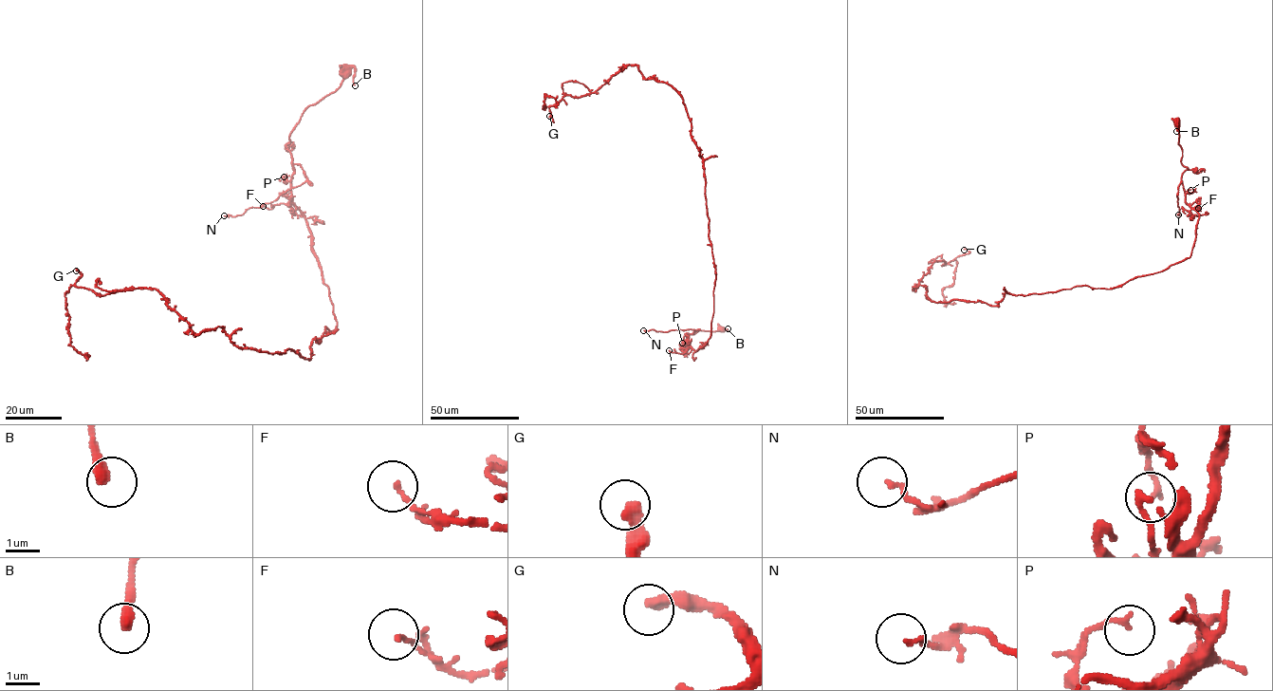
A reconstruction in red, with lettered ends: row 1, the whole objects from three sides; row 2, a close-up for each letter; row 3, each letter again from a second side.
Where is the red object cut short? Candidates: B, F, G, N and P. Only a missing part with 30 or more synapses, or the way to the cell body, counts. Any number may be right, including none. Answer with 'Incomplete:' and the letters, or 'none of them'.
Incomplete: none of them

